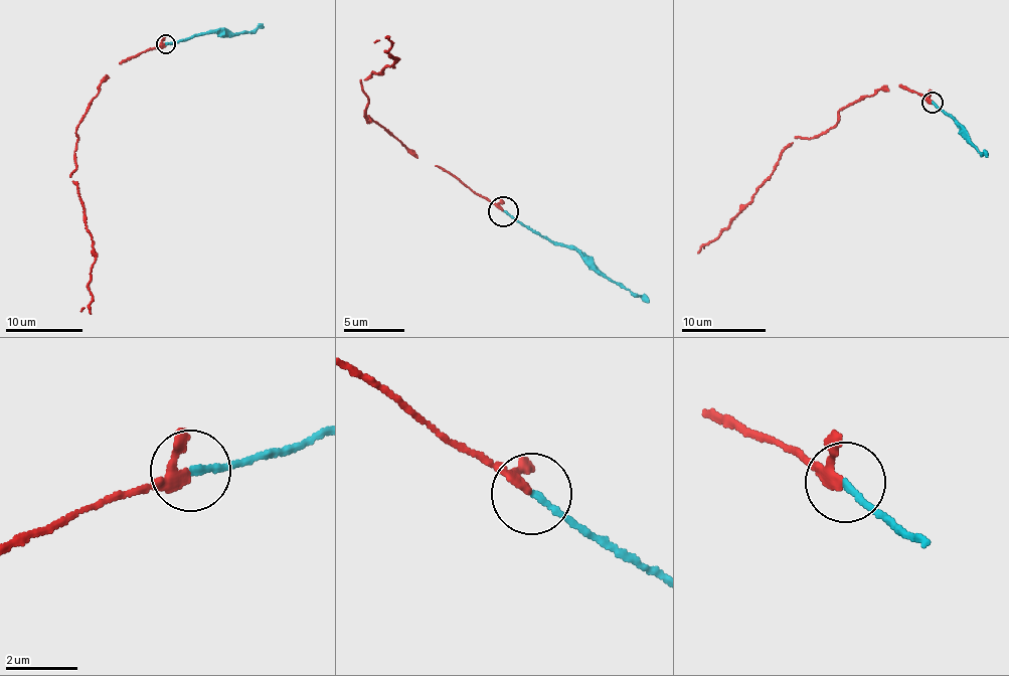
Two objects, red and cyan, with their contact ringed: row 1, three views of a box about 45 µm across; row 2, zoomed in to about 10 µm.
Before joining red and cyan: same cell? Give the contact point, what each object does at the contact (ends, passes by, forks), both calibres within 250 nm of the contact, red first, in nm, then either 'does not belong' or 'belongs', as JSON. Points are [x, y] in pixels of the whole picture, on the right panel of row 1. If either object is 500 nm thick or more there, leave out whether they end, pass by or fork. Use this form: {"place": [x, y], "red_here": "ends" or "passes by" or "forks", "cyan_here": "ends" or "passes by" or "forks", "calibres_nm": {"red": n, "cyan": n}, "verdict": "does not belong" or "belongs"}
{"place": [933, 102], "red_here": "passes by", "cyan_here": "ends", "calibres_nm": {"red": 220, "cyan": 170}, "verdict": "belongs"}

